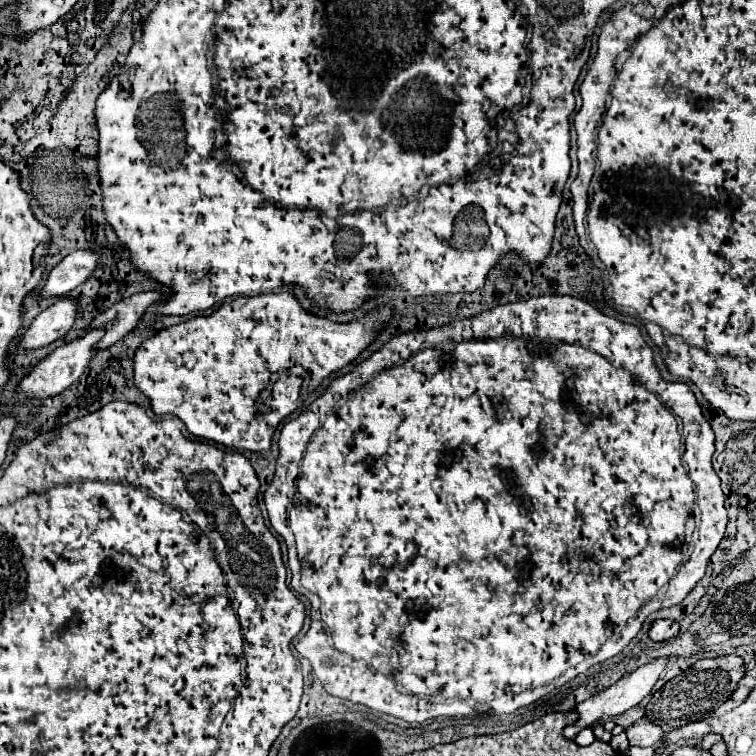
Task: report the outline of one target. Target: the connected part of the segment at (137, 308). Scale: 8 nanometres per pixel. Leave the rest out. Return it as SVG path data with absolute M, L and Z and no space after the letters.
M142 291L142 293L130 295L122 301L118 301L116 305L112 305L110 309L98 313L92 319L92 323L88 327L84 327L84 333L92 331L94 327L104 327L104 337L94 345L94 349L106 349L106 347L114 345L116 341L120 341L126 333L130 333L136 327L136 323L140 321L146 307L156 303L160 297L162 295L158 291Z

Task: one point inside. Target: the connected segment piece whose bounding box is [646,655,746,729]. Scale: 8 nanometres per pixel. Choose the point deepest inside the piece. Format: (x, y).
(691, 696)

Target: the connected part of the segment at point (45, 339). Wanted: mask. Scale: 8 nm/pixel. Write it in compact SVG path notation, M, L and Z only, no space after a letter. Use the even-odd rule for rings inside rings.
M60 299L44 309L20 339L20 347L26 351L46 347L56 339L62 339L74 325L78 303L74 299Z

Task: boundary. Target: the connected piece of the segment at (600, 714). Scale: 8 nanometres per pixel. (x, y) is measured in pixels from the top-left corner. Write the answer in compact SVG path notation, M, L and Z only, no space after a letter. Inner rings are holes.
M658 657L658 659L654 659L654 661L650 661L650 663L642 665L642 667L638 667L634 673L624 675L618 683L610 685L608 689L600 691L598 695L594 695L594 697L590 697L590 699L582 701L582 703L578 705L578 711L576 711L576 713L578 713L578 721L572 723L570 727L566 727L566 729L564 729L564 735L566 735L568 739L574 739L574 737L580 733L580 729L592 727L596 721L600 723L600 721L604 721L604 719L608 719L608 717L620 715L620 713L624 713L624 711L636 707L636 705L652 691L654 683L658 681L658 675L664 671L664 667L666 667L666 663L668 663L670 659L672 659L672 657Z

